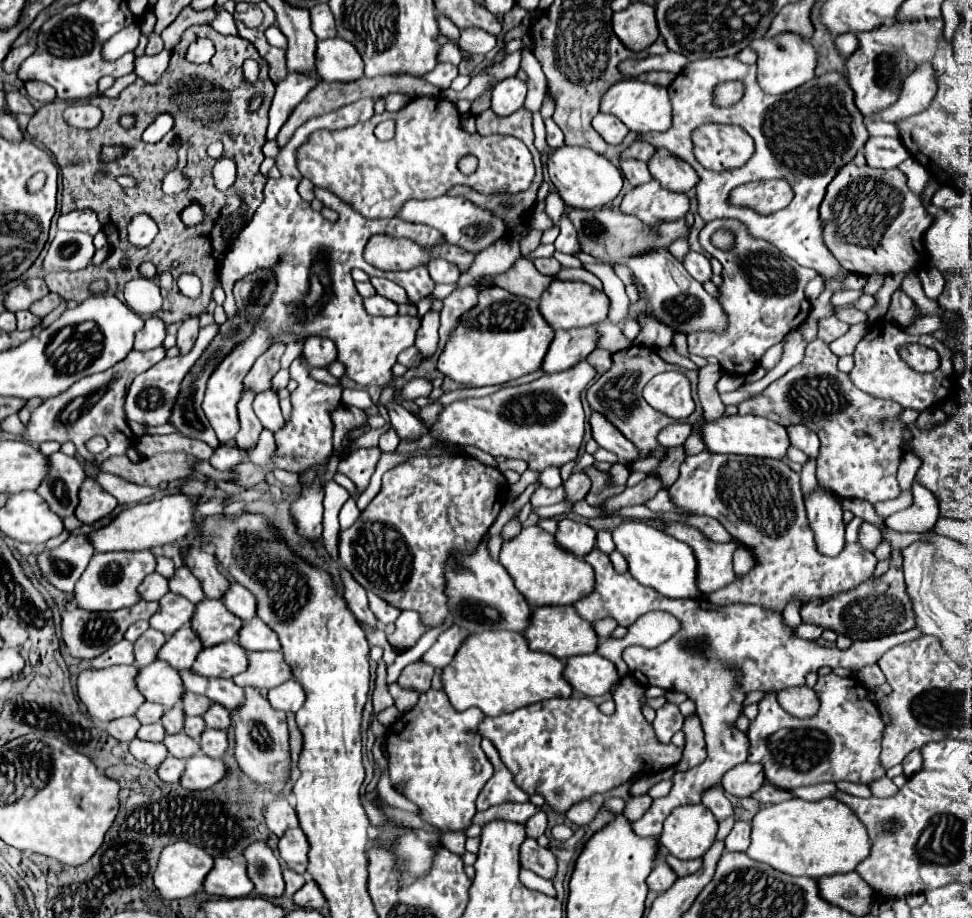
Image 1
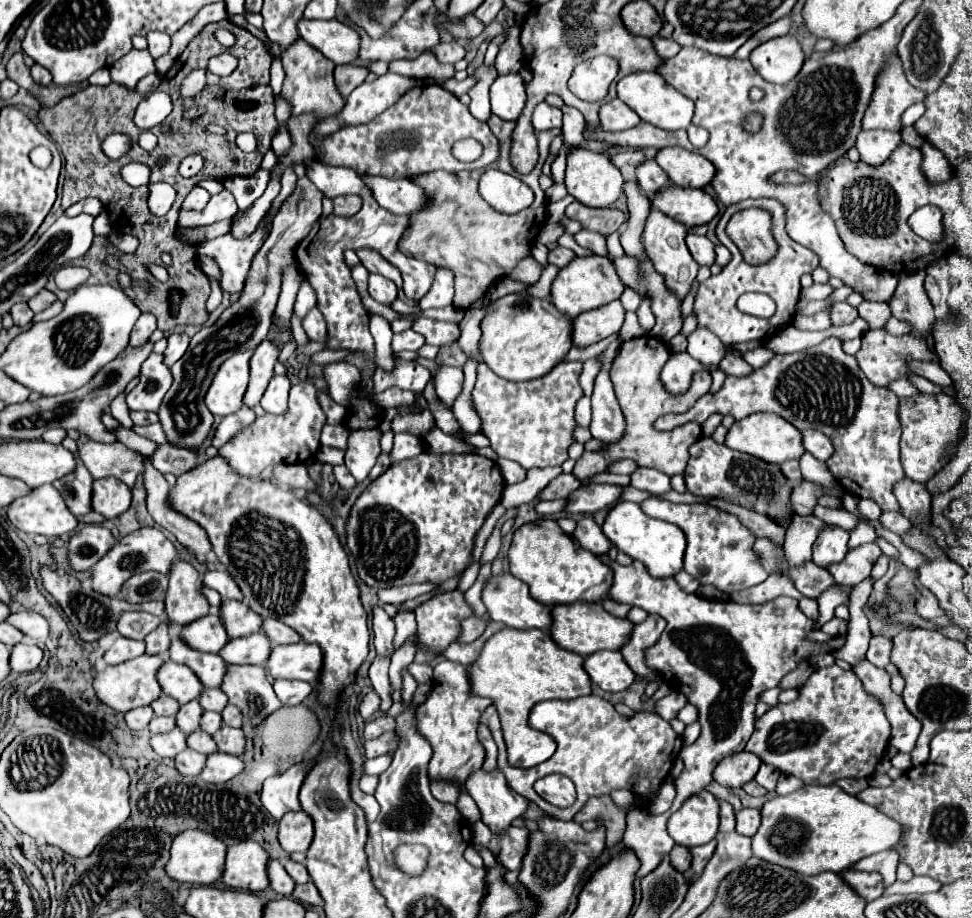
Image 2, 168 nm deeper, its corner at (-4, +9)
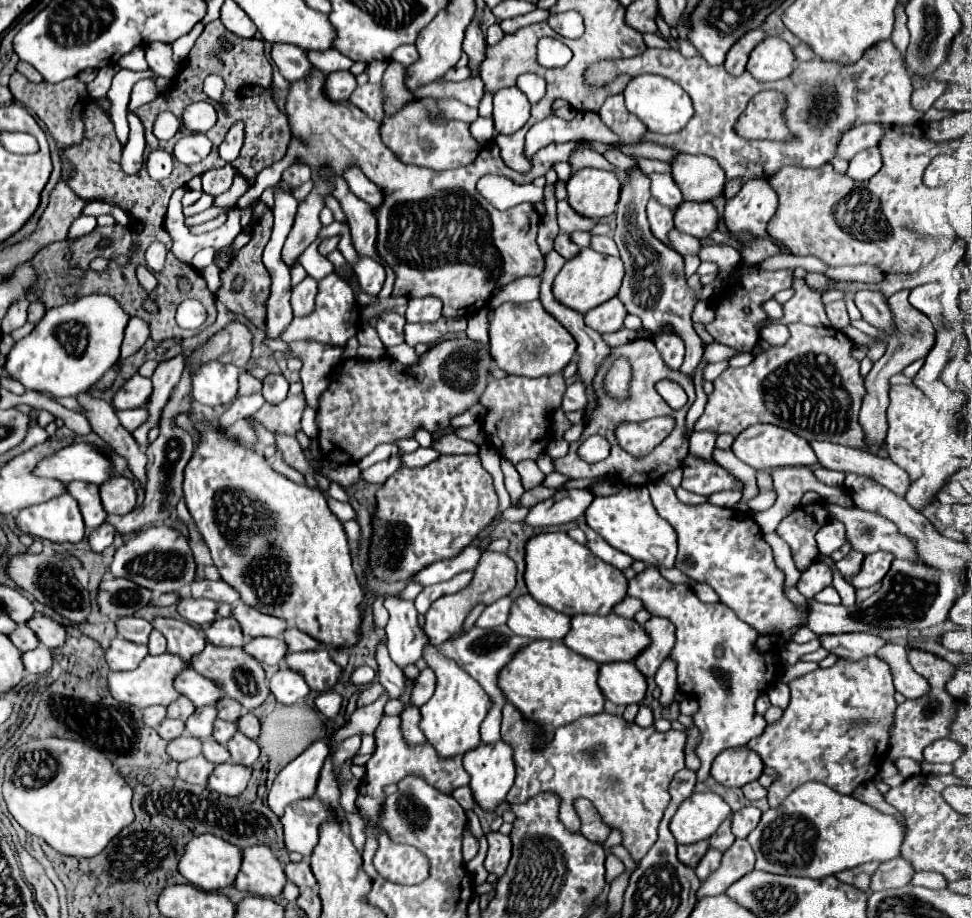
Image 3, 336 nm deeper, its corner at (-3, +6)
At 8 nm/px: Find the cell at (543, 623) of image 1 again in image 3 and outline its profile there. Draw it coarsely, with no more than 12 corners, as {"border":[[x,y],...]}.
{"border":[[572,617],[564,643],[604,665],[634,661],[652,639],[634,619]]}

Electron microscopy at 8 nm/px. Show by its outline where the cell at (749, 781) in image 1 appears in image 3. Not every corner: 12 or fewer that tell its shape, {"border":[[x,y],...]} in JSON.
{"border":[[750,747],[722,751],[712,777],[724,787],[744,787],[764,763]]}

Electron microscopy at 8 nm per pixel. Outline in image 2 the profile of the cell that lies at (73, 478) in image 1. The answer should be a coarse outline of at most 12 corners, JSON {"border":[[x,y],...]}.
{"border":[[75,440],[61,442],[75,454],[71,474],[53,482],[75,516],[91,512],[91,474]]}

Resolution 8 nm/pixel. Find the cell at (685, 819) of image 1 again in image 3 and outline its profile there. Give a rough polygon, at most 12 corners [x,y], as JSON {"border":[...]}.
{"border":[[692,793],[670,831],[678,843],[710,839],[732,815],[716,793]]}

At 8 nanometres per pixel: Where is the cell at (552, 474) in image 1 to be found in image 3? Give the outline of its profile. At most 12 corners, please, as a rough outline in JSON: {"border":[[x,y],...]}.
{"border":[[532,459],[520,461],[516,471],[526,489],[538,487],[544,473]]}

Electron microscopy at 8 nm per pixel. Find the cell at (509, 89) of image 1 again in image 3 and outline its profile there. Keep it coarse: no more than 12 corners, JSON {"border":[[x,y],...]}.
{"border":[[518,87],[494,95],[494,129],[512,135],[530,117]]}

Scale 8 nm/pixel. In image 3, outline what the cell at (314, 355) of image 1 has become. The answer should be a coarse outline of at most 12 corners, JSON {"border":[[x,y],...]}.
{"border":[[306,275],[292,287],[296,317],[314,309],[316,279]]}

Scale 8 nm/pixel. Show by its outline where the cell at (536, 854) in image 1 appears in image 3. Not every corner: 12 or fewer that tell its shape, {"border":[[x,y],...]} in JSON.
{"border":[[488,833],[484,867],[502,875],[510,861],[512,843],[508,835]]}

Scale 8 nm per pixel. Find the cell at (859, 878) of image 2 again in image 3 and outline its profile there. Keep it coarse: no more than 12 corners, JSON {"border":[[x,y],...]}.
{"border":[[904,857],[882,863],[872,891],[904,887],[914,869]]}

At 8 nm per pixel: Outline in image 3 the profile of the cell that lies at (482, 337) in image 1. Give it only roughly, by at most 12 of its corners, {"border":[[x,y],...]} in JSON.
{"border":[[538,301],[504,303],[490,353],[510,375],[570,363],[574,337]]}

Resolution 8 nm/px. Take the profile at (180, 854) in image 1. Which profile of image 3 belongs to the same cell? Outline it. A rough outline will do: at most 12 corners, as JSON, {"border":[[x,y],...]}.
{"border":[[216,835],[186,845],[178,871],[204,891],[234,883],[242,851]]}

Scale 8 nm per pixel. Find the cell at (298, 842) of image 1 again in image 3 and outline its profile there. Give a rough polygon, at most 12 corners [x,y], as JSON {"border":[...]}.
{"border":[[318,797],[282,815],[286,849],[310,857],[328,813]]}

